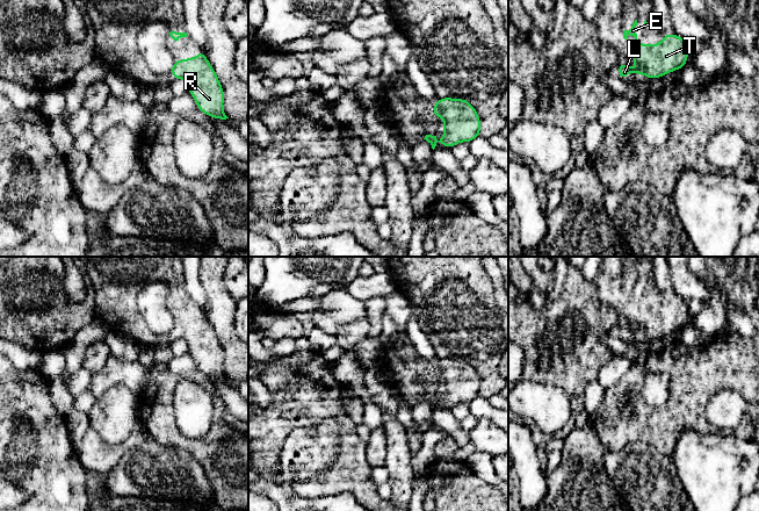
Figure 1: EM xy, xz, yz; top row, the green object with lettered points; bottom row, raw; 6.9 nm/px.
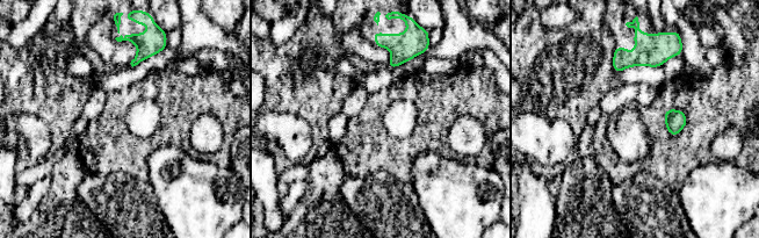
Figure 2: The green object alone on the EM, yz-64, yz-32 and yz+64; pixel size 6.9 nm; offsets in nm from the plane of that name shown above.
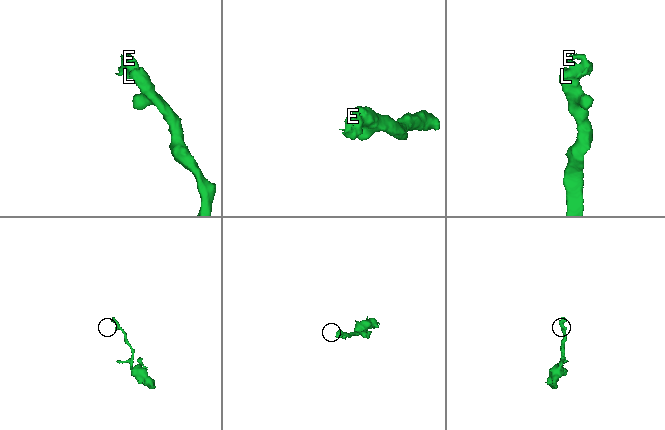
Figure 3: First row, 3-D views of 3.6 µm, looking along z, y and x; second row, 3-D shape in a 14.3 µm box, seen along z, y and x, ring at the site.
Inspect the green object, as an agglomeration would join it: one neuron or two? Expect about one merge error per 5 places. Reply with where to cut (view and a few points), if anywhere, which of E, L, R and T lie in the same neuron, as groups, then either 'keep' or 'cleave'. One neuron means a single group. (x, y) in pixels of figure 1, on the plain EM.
cut none; groups E L R T; keep

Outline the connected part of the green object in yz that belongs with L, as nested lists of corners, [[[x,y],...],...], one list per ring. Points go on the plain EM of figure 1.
[[[637,280],[632,283],[629,290],[623,292],[623,298],[628,295],[635,297],[630,305],[634,315],[634,323],[639,326],[634,330],[630,325],[619,324],[619,338],[626,338],[631,332],[632,334],[643,334],[649,339],[662,338],[663,336],[680,330],[686,325],[688,318],[687,302],[677,294],[665,294],[659,304],[639,304],[637,302],[636,288]]]

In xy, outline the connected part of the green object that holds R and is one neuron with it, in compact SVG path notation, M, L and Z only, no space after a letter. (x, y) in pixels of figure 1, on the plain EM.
M203 311L196 318L178 319L172 328L174 339L183 339L197 368L210 377L226 380L223 369L224 352Z

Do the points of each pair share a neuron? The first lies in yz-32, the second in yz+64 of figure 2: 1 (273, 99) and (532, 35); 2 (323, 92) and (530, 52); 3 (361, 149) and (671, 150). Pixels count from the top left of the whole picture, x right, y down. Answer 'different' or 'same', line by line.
1: same
2: same
3: same

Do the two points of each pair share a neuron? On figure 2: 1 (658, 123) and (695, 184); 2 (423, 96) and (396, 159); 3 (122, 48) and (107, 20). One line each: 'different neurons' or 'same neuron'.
1: different neurons
2: same neuron
3: same neuron

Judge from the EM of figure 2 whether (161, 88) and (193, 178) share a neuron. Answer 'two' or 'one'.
two

